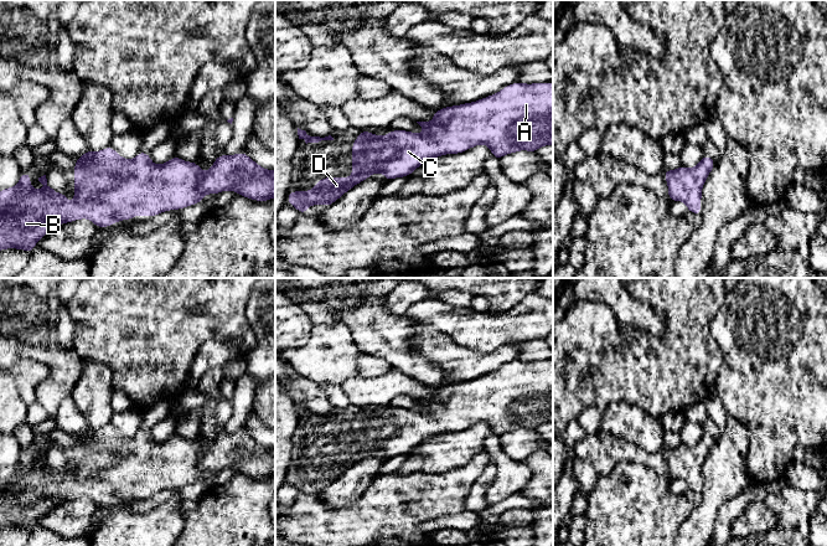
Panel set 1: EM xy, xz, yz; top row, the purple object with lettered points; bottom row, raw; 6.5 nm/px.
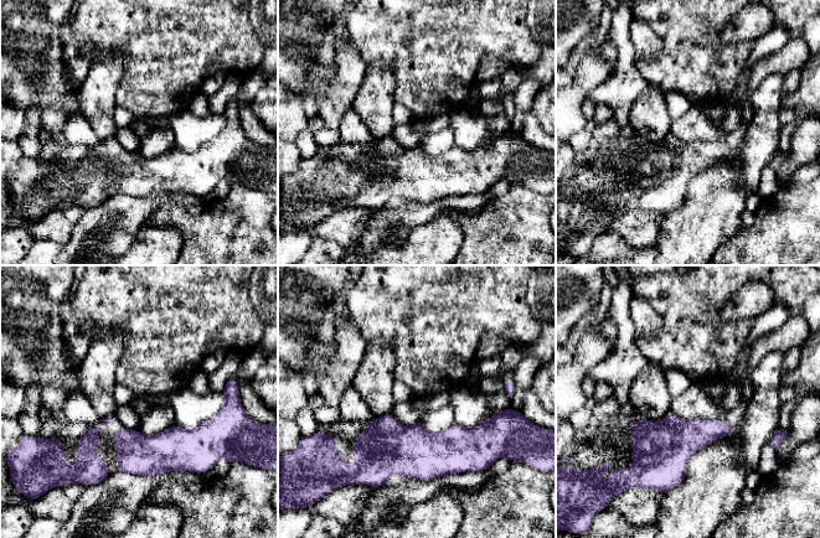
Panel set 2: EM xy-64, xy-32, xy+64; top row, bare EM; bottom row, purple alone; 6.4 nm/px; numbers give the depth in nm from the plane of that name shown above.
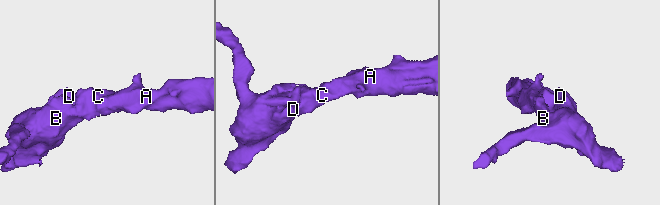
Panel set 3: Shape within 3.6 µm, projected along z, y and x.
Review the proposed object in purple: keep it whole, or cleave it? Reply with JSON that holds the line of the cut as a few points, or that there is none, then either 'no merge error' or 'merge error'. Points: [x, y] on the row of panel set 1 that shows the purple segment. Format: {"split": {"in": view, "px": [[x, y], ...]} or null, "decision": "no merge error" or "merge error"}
{"split": null, "decision": "no merge error"}

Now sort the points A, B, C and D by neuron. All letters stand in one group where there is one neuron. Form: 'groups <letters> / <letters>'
groups A B C D

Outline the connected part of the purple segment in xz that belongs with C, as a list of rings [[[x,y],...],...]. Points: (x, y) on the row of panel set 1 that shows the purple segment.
[[[516,82],[476,102],[434,110],[433,122],[417,123],[425,130],[424,134],[392,129],[383,136],[362,130],[352,143],[351,177],[320,179],[314,190],[291,191],[286,202],[300,213],[306,213],[310,205],[332,205],[374,172],[383,172],[387,181],[405,177],[425,161],[440,155],[460,154],[479,144],[487,145],[496,159],[520,150],[536,153],[544,145],[553,145],[553,83]]]

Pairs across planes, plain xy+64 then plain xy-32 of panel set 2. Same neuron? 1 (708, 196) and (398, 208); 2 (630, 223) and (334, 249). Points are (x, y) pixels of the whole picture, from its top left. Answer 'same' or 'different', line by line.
1: different
2: different

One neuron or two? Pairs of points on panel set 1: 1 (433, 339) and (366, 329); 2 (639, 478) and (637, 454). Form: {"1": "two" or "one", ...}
{"1": "two", "2": "two"}

